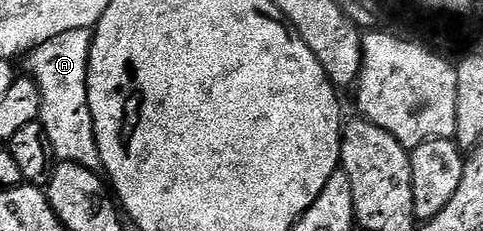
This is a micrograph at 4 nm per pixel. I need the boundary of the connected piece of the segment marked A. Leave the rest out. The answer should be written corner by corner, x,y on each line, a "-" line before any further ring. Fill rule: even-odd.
68,29
68,33
60,33
52,37
52,41
44,41
44,45
29,52
29,78
35,79
42,94
42,113
40,122
44,129
48,129
48,137
52,140
55,160
64,163
81,163
91,169
101,168
102,158
96,145
96,133
92,121
92,109
88,109
88,61
94,40
94,31
91,29

